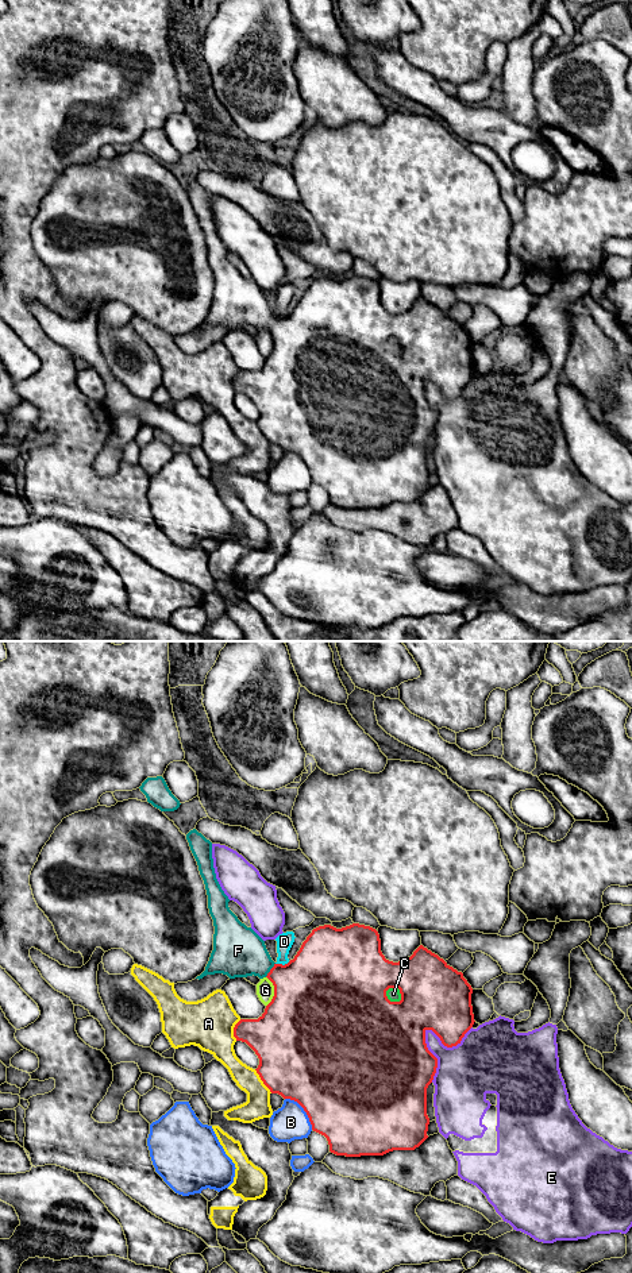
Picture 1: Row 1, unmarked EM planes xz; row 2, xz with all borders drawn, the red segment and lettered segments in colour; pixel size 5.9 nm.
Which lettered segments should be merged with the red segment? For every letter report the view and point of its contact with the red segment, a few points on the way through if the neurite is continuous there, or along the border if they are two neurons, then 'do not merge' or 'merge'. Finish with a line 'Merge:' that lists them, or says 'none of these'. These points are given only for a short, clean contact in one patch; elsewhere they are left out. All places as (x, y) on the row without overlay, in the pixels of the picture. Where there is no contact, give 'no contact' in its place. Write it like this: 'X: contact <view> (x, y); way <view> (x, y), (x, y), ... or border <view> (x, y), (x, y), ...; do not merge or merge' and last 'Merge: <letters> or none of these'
A: contact xz (262, 432); do not merge
B: contact xz (304, 462); do not merge
C: contact xz (392, 354); do not merge
D: contact xz (281, 316); do not merge
E: contact xz (424, 384); do not merge
F: contact xz (270, 321); way xz (307, 342), (270, 321), (238, 303); merge
G: contact xz (274, 343); border xz (266, 328), (273, 338), (273, 350), (266, 358); do not merge
Merge: F

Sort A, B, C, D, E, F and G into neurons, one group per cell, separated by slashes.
A / B / C / D / E / F / G

